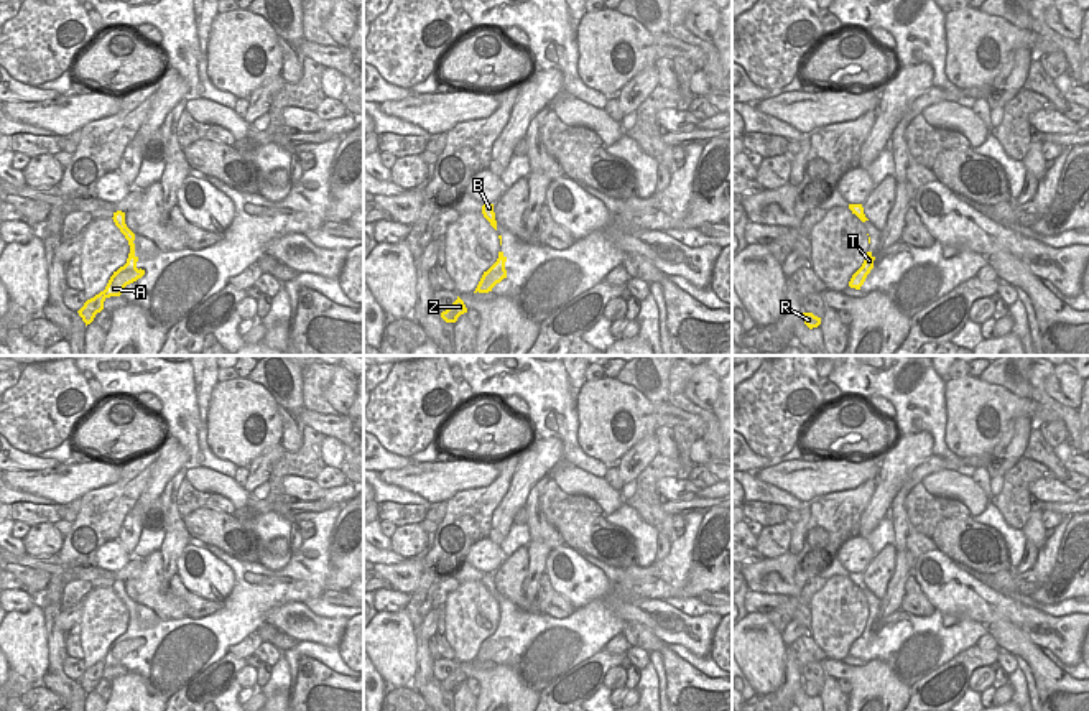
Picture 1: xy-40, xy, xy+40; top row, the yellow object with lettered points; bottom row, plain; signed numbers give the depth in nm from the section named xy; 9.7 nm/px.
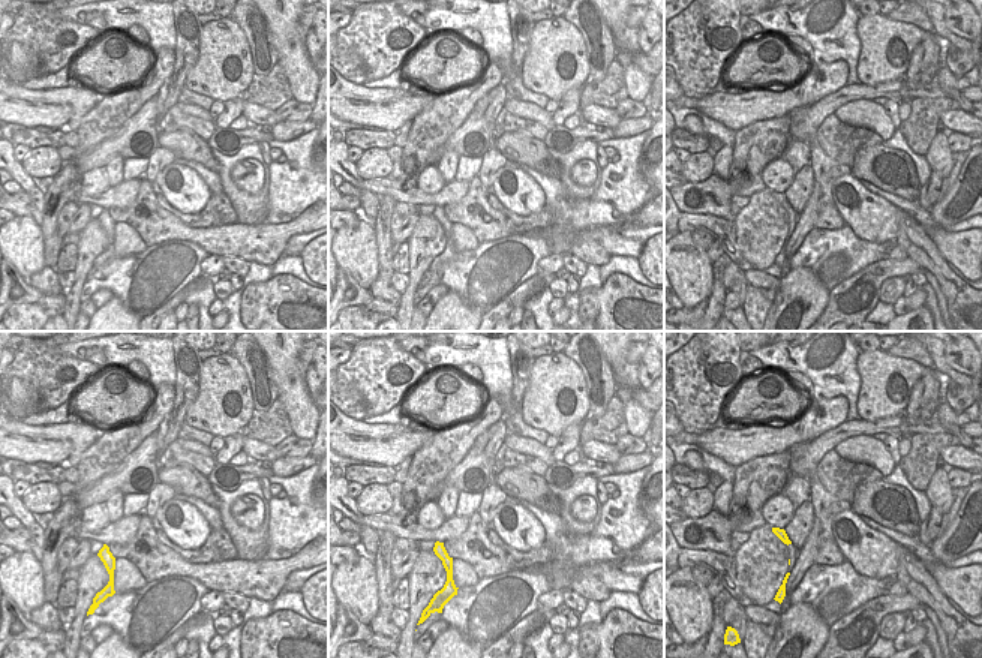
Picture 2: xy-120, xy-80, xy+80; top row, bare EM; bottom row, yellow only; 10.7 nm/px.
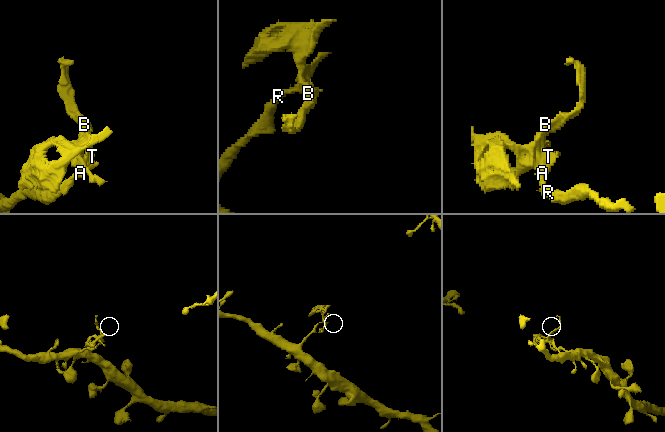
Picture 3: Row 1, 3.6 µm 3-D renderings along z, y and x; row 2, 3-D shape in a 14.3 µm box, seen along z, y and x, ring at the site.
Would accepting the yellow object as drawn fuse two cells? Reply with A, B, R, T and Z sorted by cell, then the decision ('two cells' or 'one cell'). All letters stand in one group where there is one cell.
A B T Z / R; two cells

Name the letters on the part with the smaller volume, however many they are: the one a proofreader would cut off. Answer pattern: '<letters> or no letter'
A, B, T, Z

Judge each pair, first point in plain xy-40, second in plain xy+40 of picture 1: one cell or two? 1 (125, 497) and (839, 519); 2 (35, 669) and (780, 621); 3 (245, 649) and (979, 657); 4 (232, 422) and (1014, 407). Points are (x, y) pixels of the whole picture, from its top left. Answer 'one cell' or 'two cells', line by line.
1: one cell
2: two cells
3: two cells
4: one cell

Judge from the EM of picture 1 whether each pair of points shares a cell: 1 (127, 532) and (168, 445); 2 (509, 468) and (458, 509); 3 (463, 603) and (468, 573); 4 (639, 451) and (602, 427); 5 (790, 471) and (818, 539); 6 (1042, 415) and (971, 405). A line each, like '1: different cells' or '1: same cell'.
1: different cells
2: same cell
3: different cells
4: different cells
5: different cells
6: same cell

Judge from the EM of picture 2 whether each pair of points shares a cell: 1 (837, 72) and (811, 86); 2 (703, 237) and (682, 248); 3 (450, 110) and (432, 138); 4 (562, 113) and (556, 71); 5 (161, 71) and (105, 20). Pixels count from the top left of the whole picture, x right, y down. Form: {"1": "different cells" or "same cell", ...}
{"1": "same cell", "2": "different cells", "3": "same cell", "4": "different cells", "5": "different cells"}

